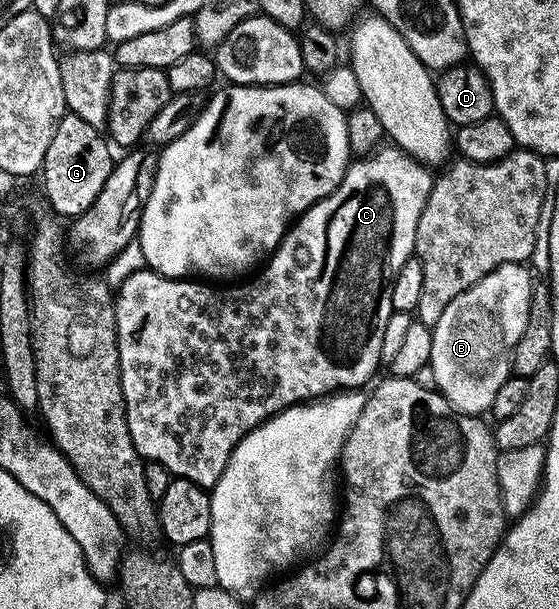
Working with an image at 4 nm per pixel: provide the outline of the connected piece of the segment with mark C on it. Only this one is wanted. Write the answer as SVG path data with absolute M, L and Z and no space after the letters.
M382 145L376 151L358 158L356 161L350 162L349 167L345 170L345 176L341 179L341 184L332 191L325 199L320 199L315 205L311 205L304 211L301 216L290 226L285 232L285 238L281 240L276 251L268 256L267 262L264 264L265 272L258 277L254 283L245 283L242 287L233 287L230 291L216 291L213 286L205 281L190 281L188 278L171 279L168 275L161 275L152 269L144 269L145 271L133 271L121 283L121 288L118 286L115 291L115 325L117 326L117 348L119 349L119 369L121 370L121 384L123 385L123 401L125 402L125 412L127 413L127 429L131 429L131 441L135 445L135 449L141 458L151 462L163 465L169 470L170 476L190 479L195 485L206 489L213 489L217 482L222 482L223 476L226 474L229 466L229 458L231 453L239 446L242 446L244 437L248 431L256 432L261 424L266 419L270 419L272 415L278 415L280 411L285 411L289 407L296 407L298 403L306 401L317 401L322 397L328 397L334 393L344 393L350 389L361 389L361 386L372 377L377 371L377 366L382 366L381 350L383 349L383 333L387 330L388 319L394 313L391 305L391 288L395 277L399 273L399 269L403 269L403 265L408 259L414 258L415 248L417 245L417 222L423 213L423 205L427 201L427 197L431 193L435 182L435 175L426 164L417 162L412 159L407 152L401 150L396 145Z

